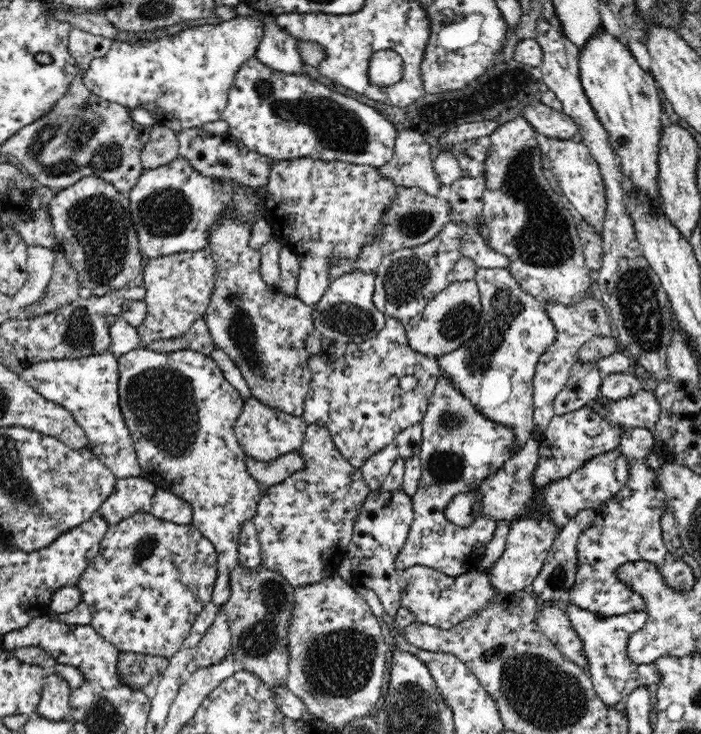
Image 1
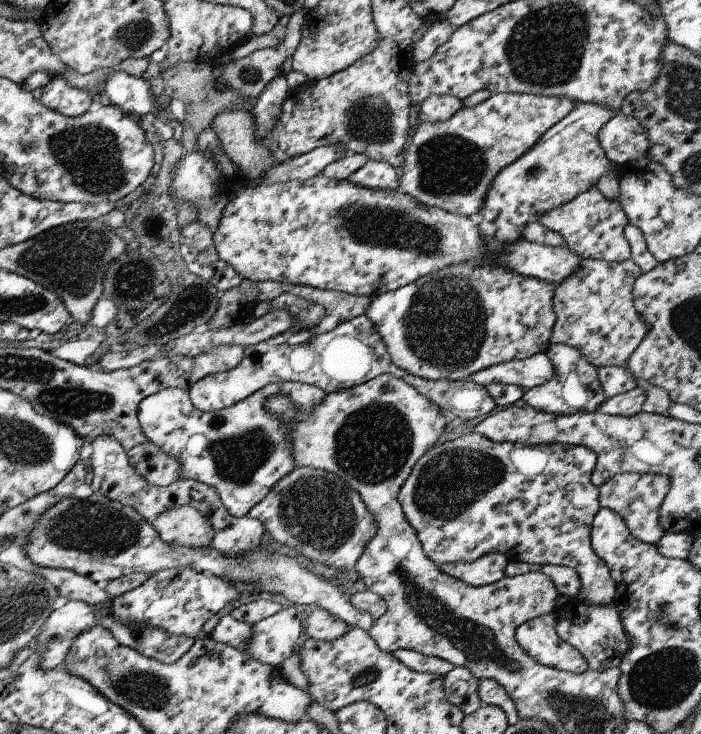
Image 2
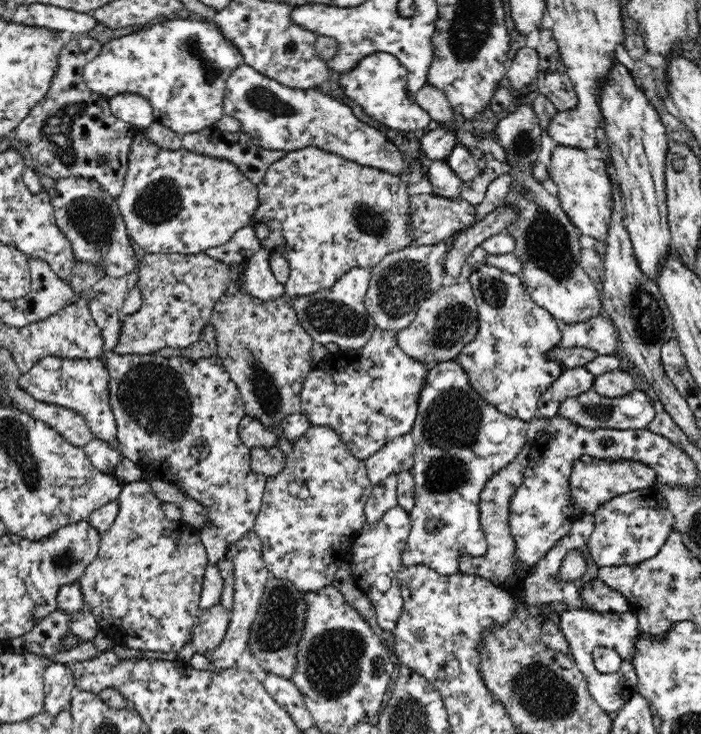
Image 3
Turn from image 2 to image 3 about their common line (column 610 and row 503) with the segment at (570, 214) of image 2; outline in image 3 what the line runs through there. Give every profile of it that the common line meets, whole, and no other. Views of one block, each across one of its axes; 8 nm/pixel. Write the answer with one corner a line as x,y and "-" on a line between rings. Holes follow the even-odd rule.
109,354
105,365
108,369
108,403
110,403
110,409
112,409
114,419
116,419
116,444
120,453
123,457
136,463
136,466
141,470
145,470
146,474
149,474
153,480
167,481
177,486
183,490
187,497
197,500
206,508
211,527
199,529
199,537
206,549
209,562
216,563
218,560
222,560
230,544
236,544
244,534
253,530
263,499
262,496
252,494
252,488
254,488
254,492
258,492
258,486
250,486
250,480
246,480
246,476
253,470
250,469
250,449
242,442
237,432
240,421
246,415
244,401
241,399
237,384
230,378
218,355
194,362
186,359
186,357
164,358
159,354

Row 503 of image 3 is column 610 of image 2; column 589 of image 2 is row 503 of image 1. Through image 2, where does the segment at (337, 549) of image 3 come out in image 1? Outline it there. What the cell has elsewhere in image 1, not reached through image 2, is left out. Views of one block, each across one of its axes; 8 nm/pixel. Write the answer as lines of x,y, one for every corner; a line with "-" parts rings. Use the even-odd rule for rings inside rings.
314,424
307,425
305,437
297,452
305,465
282,482
263,487
264,491
252,520
261,544
262,565
283,576
294,588
322,582
338,570
340,560
347,556
356,517
368,494
372,492
363,479
361,467
356,468
343,458
328,429
-
297,480
307,484
307,492
295,491
293,485

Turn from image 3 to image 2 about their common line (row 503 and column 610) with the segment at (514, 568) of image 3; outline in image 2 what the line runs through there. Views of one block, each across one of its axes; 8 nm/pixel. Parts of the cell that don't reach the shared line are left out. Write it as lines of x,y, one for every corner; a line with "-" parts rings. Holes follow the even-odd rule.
623,473
607,479
599,489
599,504
618,514
633,538
655,544
664,534
659,526
658,510
669,490
669,476
651,473

